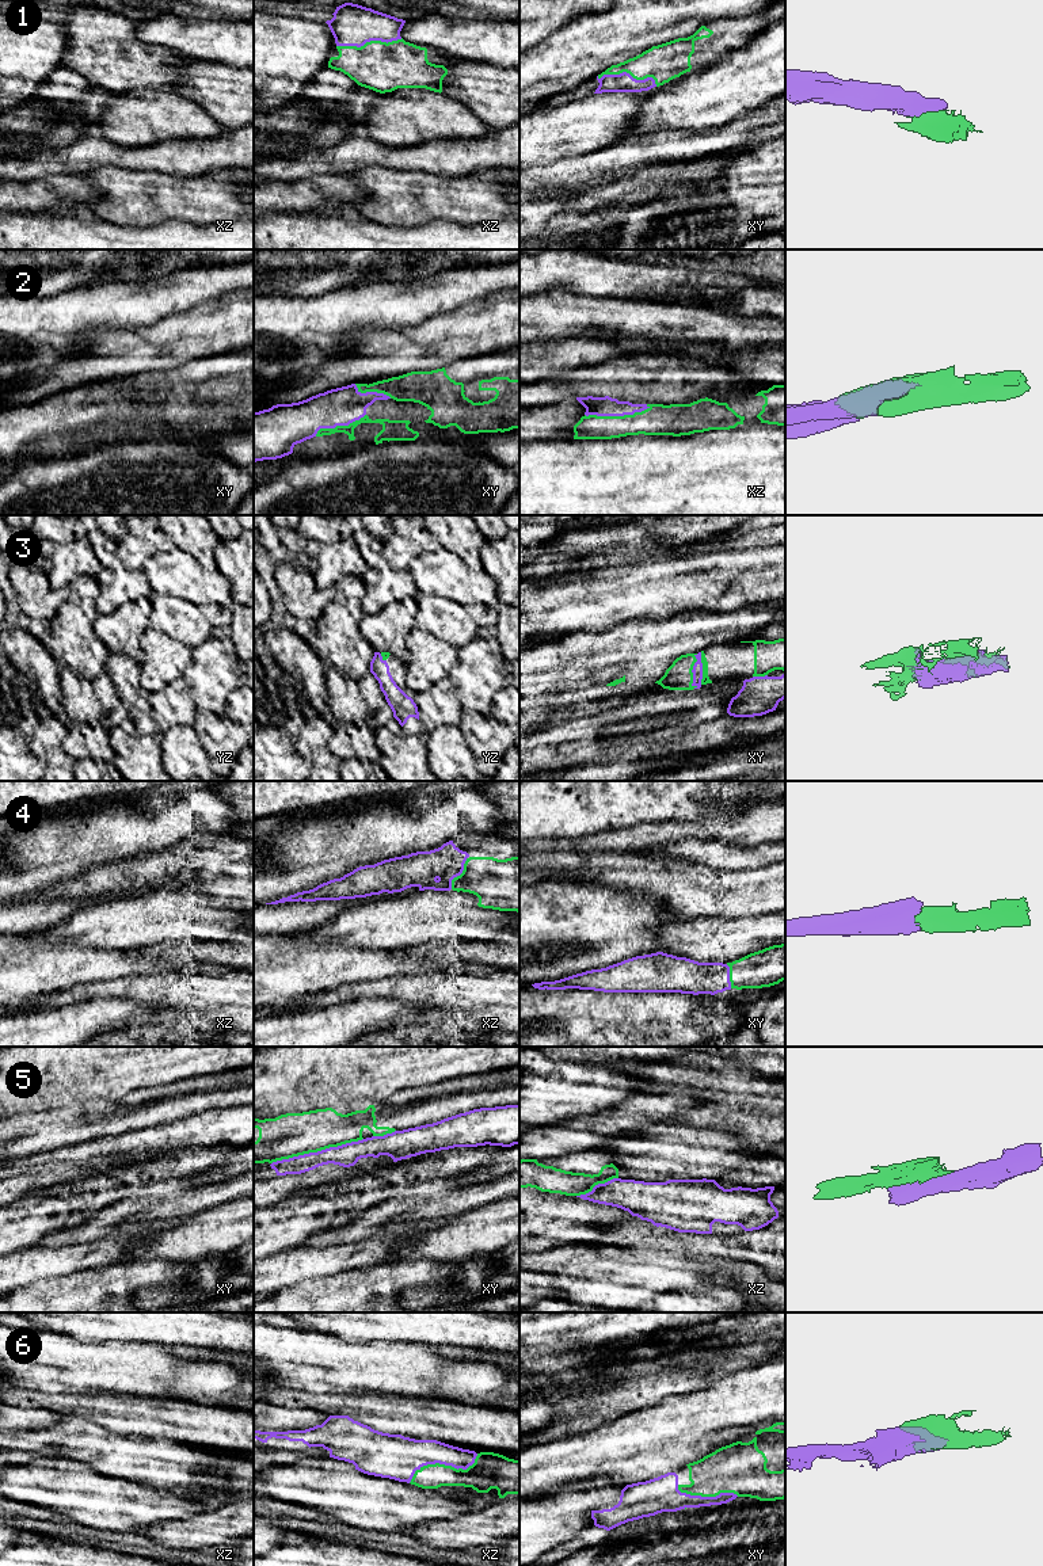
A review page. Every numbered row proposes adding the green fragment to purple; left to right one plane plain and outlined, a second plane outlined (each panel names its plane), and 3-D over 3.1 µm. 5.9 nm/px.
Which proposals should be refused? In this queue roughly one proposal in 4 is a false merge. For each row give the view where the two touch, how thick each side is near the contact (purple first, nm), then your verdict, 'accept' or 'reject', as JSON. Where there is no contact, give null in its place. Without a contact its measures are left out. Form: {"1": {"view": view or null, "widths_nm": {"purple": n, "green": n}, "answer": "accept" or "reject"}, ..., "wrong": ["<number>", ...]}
{"1": {"view": "xz", "widths_nm": {"purple": 240, "green": 300}, "answer": "accept"}, "2": {"view": "xz", "widths_nm": {"purple": 120, "green": 180}, "answer": "accept"}, "3": {"view": "xy", "widths_nm": {"purple": 60, "green": 160}, "answer": "accept"}, "4": {"view": "xz", "widths_nm": {"purple": 220, "green": 300}, "answer": "accept"}, "5": {"view": "xy", "widths_nm": {"purple": 140, "green": 260}, "answer": "reject"}, "6": {"view": "xz", "widths_nm": {"purple": 240, "green": 180}, "answer": "accept"}, "wrong": ["5"]}

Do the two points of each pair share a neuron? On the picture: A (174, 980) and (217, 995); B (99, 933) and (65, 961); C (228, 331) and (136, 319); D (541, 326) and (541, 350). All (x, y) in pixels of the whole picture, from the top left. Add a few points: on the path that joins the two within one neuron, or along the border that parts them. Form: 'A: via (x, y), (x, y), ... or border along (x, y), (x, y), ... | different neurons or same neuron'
A: via (185, 991), (206, 995) | same neuron
B: border along (52, 940), (114, 949) | different neurons
C: border along (186, 309), (162, 316), (147, 326), (125, 327) | different neurons
D: border along (573, 336), (564, 340), (533, 343) | different neurons

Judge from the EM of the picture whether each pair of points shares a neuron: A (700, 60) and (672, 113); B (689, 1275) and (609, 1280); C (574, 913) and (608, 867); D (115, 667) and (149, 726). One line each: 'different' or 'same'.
A: different
B: same
C: different
D: same

